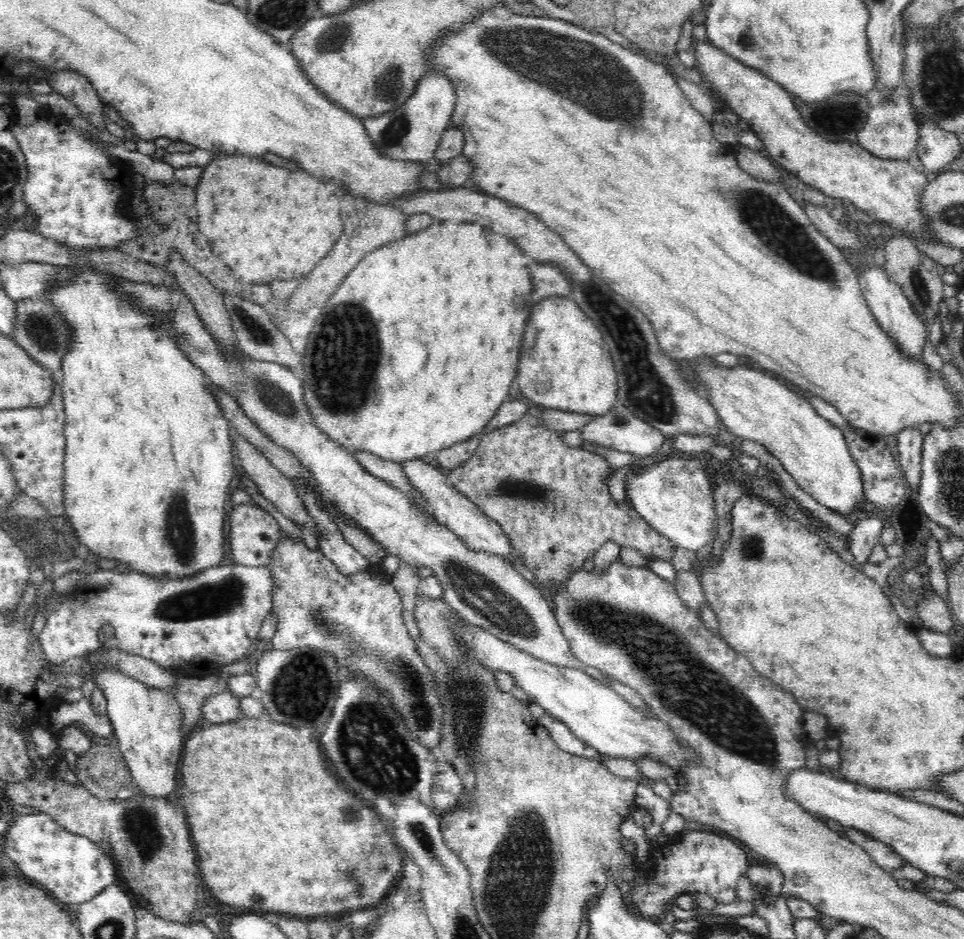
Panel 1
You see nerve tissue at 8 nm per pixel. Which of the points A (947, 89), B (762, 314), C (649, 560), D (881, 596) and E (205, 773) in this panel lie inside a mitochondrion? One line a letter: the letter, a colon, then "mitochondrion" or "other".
A: mitochondrion
B: other
C: other
D: other
E: other

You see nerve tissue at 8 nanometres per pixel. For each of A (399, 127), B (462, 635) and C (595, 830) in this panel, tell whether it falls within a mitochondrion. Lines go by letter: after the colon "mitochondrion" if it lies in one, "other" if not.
A: mitochondrion
B: mitochondrion
C: other

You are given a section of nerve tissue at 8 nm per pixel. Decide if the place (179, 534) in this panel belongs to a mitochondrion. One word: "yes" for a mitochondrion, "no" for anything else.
yes

